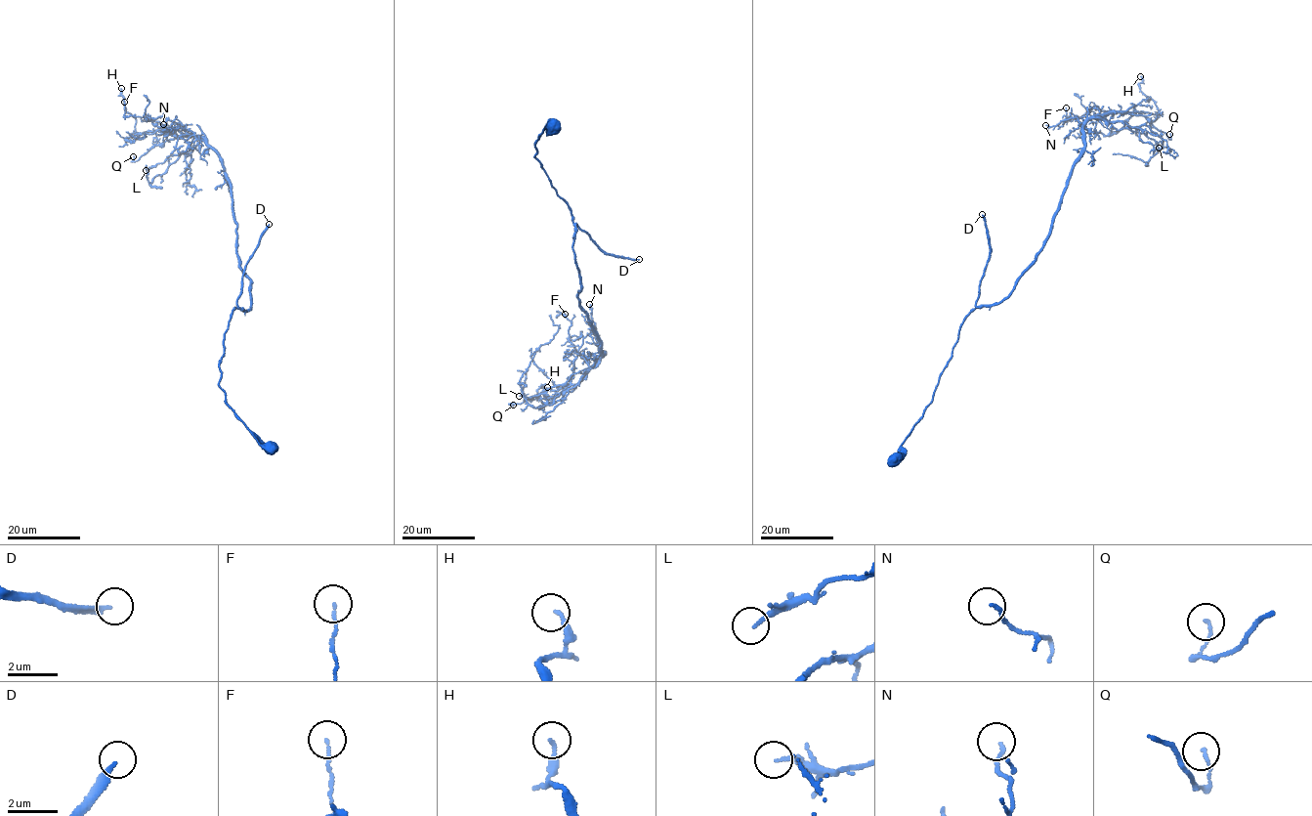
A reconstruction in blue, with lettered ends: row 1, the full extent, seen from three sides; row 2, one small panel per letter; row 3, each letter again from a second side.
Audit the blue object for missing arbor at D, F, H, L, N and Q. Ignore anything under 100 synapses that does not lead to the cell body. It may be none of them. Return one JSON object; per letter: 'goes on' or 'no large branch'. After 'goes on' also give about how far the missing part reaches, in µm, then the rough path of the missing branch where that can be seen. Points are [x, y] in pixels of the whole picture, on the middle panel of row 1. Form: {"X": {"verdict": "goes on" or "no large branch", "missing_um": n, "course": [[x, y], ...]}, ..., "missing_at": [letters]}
{"D": {"verdict": "goes on", "missing_um": 60, "course": [[639, 259], [677, 258], [695, 244], [713, 240], [702, 189], [710, 173], [721, 176]]}, "F": {"verdict": "no large branch"}, "H": {"verdict": "no large branch"}, "L": {"verdict": "no large branch"}, "N": {"verdict": "no large branch"}, "Q": {"verdict": "no large branch"}, "missing_at": ["D"]}

